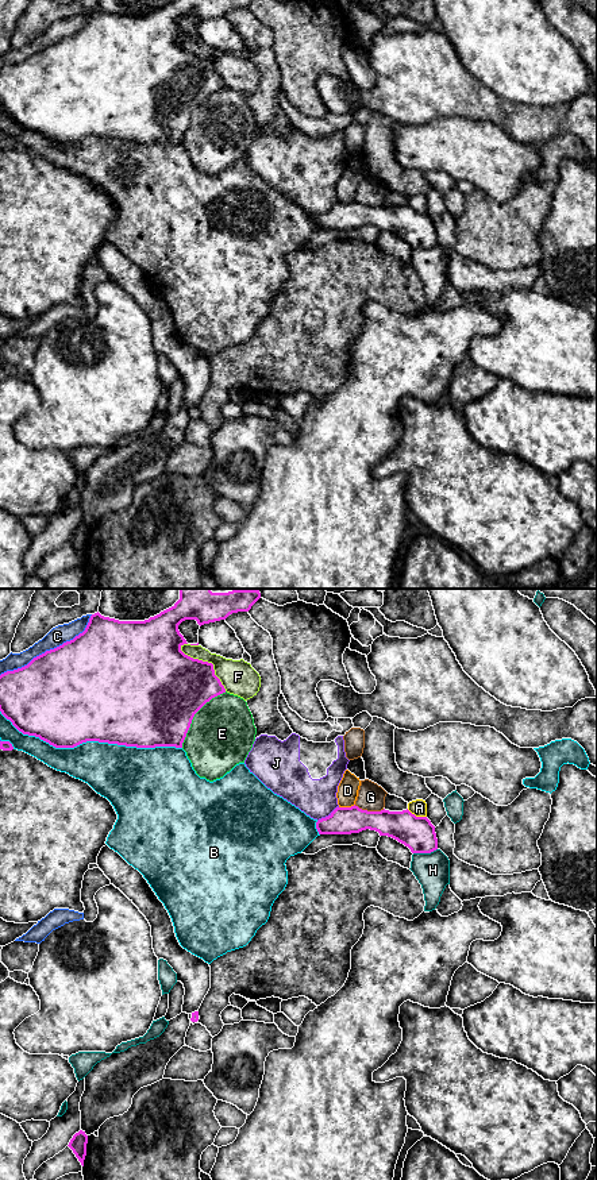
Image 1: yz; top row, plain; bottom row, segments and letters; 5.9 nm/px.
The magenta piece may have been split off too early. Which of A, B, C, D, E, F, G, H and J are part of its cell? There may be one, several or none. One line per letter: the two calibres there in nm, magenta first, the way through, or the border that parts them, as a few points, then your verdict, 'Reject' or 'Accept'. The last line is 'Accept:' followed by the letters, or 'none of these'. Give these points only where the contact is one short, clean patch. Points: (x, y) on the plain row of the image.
A: Thickness 200 nm (magenta) against 100 nm. Boundary: yz (407, 204), (416, 211), (426, 212). Reject
B: Thickness 500 nm (magenta) against 340 nm. Reject
C: Thickness 500 nm (magenta) against 110 nm. Reject
D: Thickness 160 nm (magenta) against 130 nm. Reject
E: Thickness 500 nm (magenta) against 380 nm. Reject
F: Thickness 400 nm (magenta) against 200 nm. Reject
G: Thickness 190 nm (magenta) against 160 nm. Reject
H: Thickness 200 nm (magenta) against 200 nm. Reject
J: Thickness 160 nm (magenta) against 220 nm. Reject
Accept: none of these

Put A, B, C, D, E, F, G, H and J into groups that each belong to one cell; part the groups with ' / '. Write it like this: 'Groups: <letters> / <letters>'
Groups: A / B / C / D F / E / G / H / J

